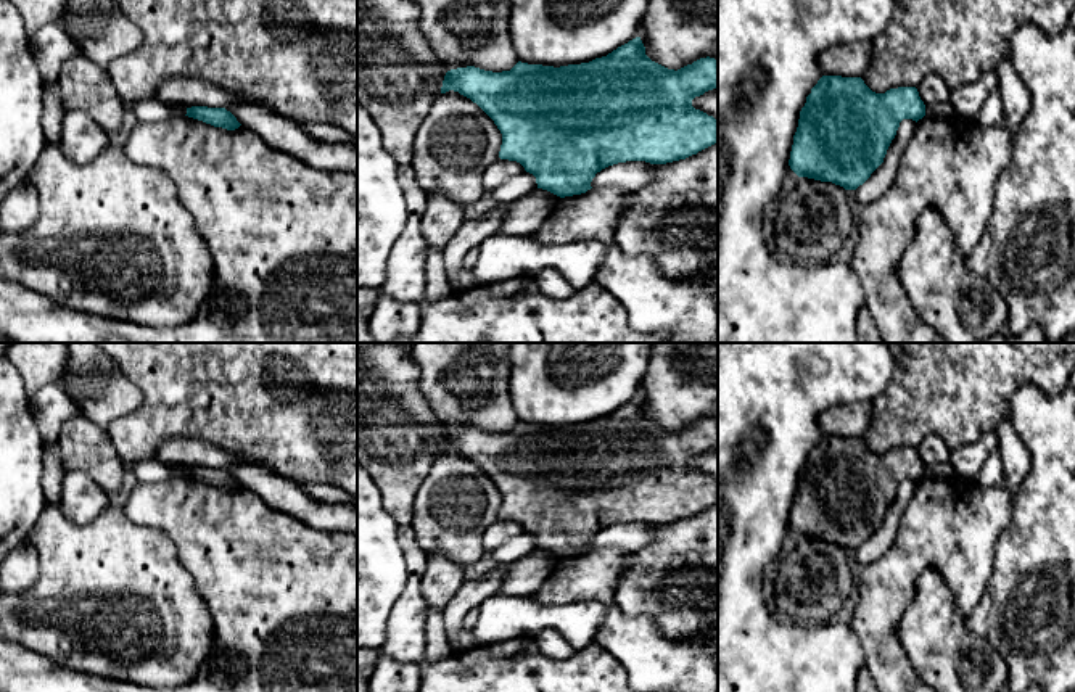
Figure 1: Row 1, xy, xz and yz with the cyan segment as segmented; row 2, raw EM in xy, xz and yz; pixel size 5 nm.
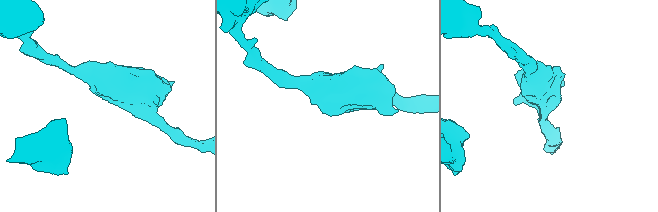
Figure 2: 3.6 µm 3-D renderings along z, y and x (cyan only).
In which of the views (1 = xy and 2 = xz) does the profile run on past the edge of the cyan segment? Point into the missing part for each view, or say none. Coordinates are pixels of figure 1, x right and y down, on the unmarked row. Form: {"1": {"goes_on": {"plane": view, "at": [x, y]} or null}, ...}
{"1": {"goes_on": null}, "2": {"goes_on": null}}

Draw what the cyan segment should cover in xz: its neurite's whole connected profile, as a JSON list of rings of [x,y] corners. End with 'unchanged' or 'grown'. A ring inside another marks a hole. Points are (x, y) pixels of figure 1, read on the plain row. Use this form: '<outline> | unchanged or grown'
[[[640,397],[629,401],[612,414],[589,423],[542,426],[518,422],[510,431],[492,433],[475,426],[446,433],[441,454],[459,452],[476,463],[502,494],[500,520],[520,523],[536,538],[538,549],[560,558],[591,550],[591,542],[602,529],[626,523],[645,521],[666,525],[686,520],[718,502],[718,481],[695,470],[692,460],[718,447],[718,422],[700,418],[678,431],[668,430],[645,415]]] | unchanged

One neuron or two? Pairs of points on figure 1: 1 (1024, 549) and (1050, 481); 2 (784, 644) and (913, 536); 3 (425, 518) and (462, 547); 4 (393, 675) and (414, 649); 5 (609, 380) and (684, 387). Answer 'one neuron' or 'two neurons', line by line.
1: one neuron
2: two neurons
3: one neuron
4: two neurons
5: two neurons

